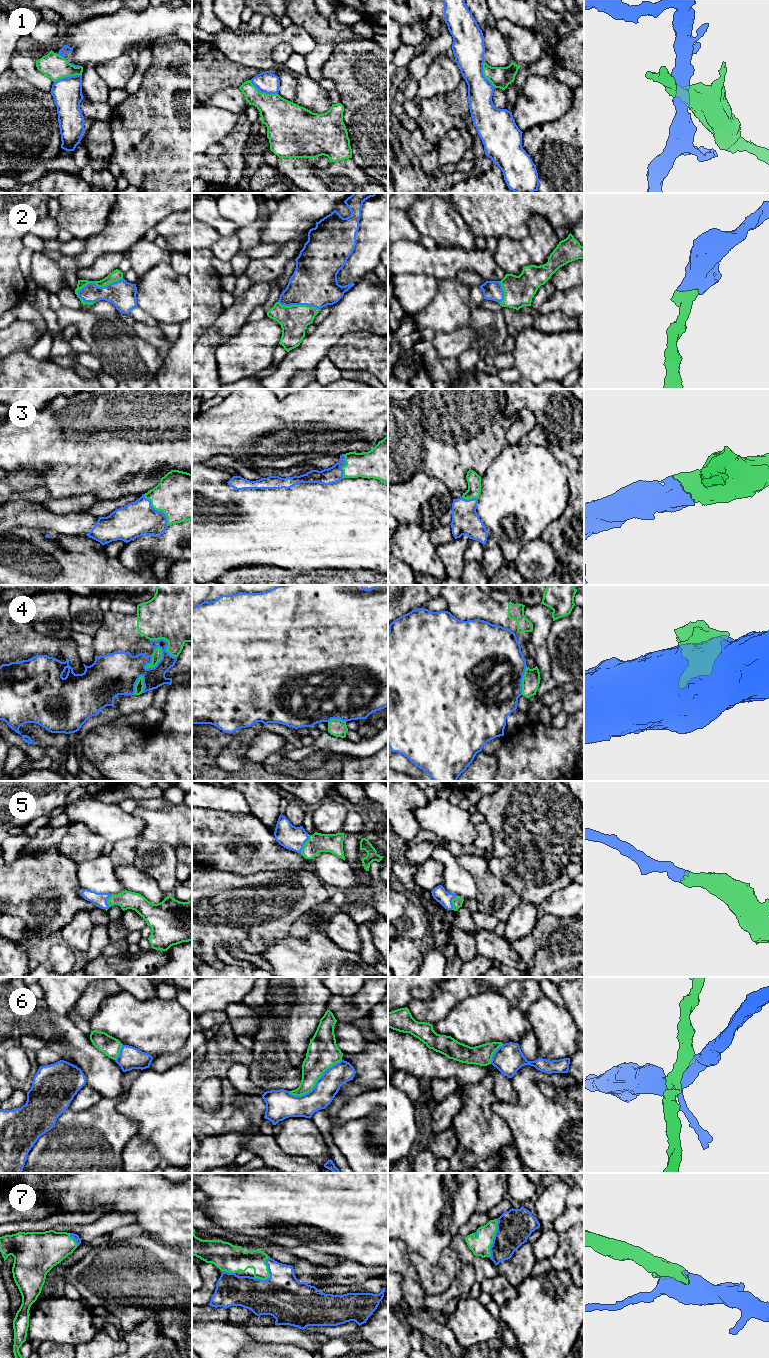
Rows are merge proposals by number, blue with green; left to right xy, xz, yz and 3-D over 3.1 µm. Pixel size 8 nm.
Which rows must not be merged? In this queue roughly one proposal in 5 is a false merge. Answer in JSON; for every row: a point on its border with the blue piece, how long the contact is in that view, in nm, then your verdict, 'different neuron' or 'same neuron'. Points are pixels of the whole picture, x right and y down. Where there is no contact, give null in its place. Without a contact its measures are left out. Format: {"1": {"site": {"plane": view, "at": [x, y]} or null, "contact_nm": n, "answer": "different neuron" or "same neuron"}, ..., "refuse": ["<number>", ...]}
{"1": {"site": {"plane": "xz", "at": [263, 92]}, "contact_nm": 260, "answer": "different neuron"}, "2": {"site": {"plane": "xy", "at": [98, 287]}, "contact_nm": 400, "answer": "same neuron"}, "3": {"site": {"plane": "xy", "at": [158, 511]}, "contact_nm": 320, "answer": "same neuron"}, "4": {"site": {"plane": "xy", "at": [160, 660]}, "contact_nm": 220, "answer": "different neuron"}, "5": {"site": {"plane": "xz", "at": [304, 843]}, "contact_nm": 170, "answer": "same neuron"}, "6": {"site": {"plane": "xz", "at": [316, 1083]}, "contact_nm": 500, "answer": "different neuron"}, "7": {"site": {"plane": "xz", "at": [270, 1274]}, "contact_nm": 220, "answer": "same neuron"}, "refuse": ["1", "4", "6"]}

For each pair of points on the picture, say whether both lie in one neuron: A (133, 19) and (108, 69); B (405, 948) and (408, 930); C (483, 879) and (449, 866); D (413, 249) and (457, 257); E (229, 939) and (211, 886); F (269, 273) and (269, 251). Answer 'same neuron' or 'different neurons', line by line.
A: different neurons
B: different neurons
C: different neurons
D: same neuron
E: same neuron
F: different neurons

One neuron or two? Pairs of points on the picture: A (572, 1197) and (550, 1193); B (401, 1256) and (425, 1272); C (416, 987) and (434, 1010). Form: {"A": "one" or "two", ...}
{"A": "two", "B": "two", "C": "two"}

